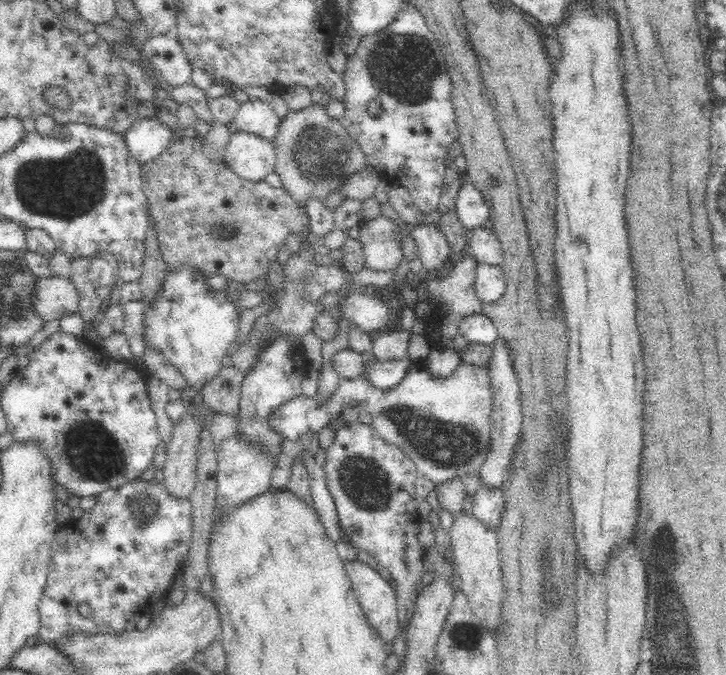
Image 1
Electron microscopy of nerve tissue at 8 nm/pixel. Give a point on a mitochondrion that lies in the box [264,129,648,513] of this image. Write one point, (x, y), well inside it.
(440, 443)

